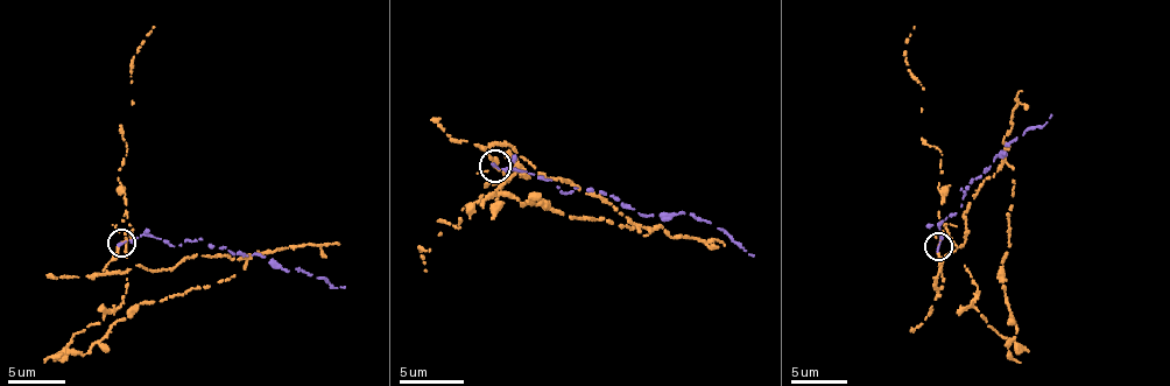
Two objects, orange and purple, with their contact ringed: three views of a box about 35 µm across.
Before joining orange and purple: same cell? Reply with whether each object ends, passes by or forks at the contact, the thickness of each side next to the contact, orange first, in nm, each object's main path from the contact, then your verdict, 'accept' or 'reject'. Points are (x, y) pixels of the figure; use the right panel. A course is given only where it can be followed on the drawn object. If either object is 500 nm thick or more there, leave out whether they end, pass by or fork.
orange forks there; purple ends there; 110 nm thick on the orange side, 180 nm on the other; orange runs (939, 245), (936, 288), (968, 202), (1006, 163), (1010, 341), (977, 311), (965, 264); purple runs (939, 245), (943, 237), (938, 226), (954, 213), (970, 181), (1005, 153), (1007, 144), (1043, 125), (1050, 116); reject

